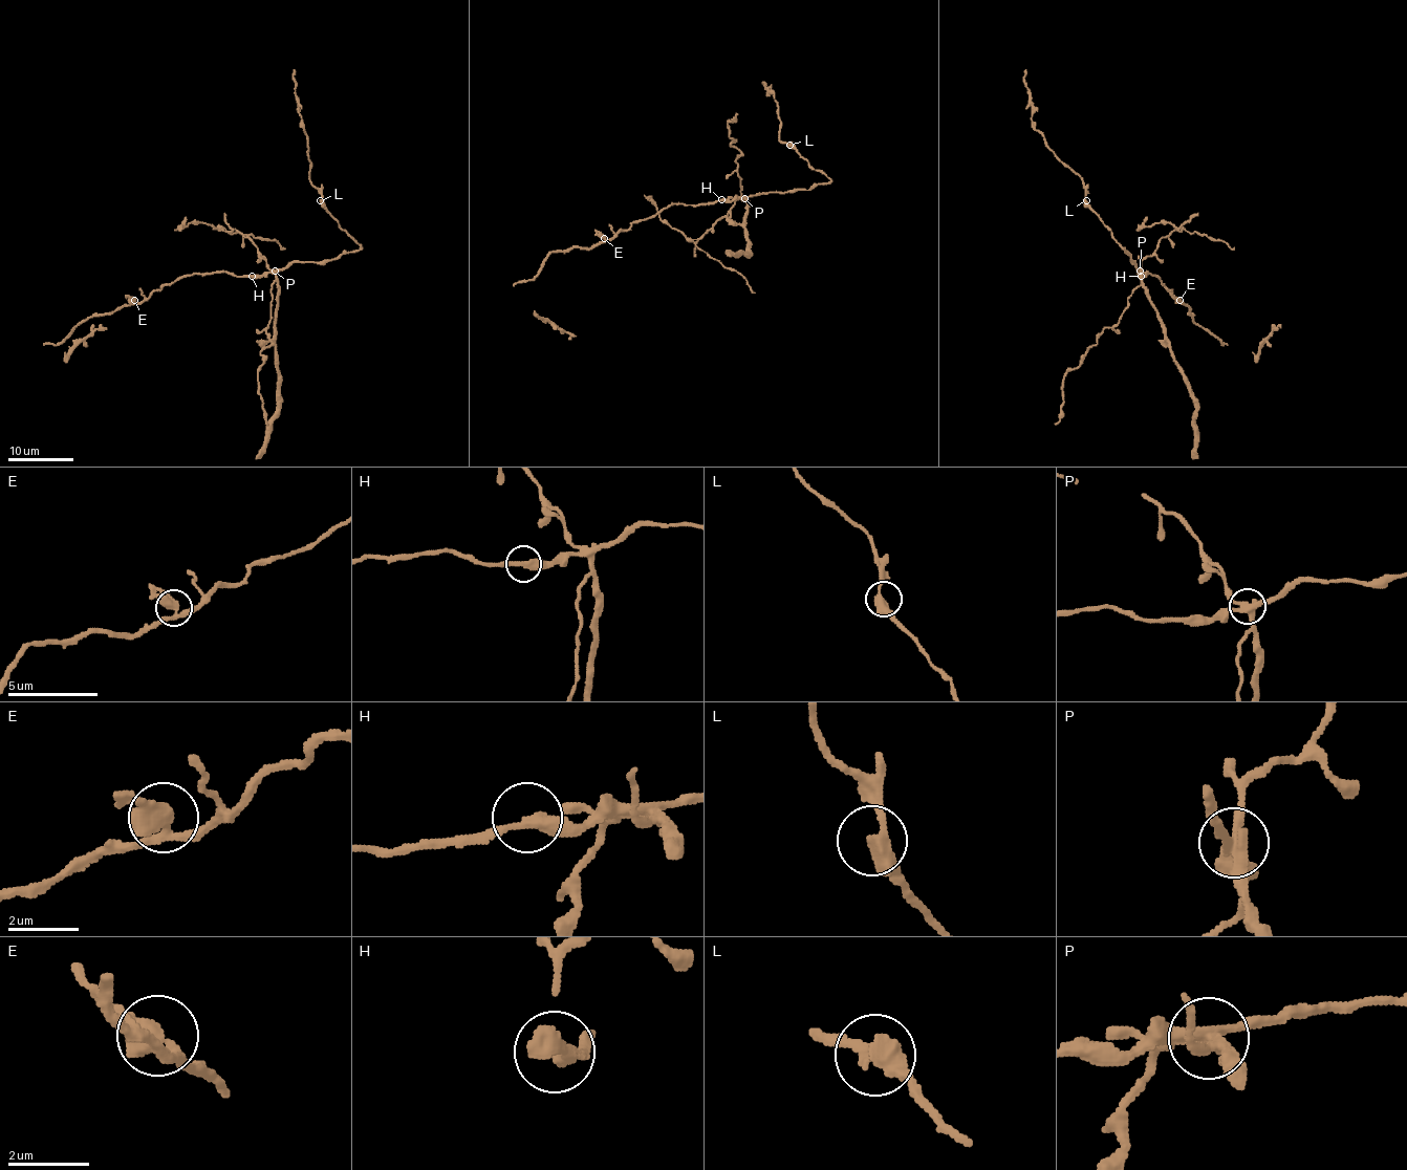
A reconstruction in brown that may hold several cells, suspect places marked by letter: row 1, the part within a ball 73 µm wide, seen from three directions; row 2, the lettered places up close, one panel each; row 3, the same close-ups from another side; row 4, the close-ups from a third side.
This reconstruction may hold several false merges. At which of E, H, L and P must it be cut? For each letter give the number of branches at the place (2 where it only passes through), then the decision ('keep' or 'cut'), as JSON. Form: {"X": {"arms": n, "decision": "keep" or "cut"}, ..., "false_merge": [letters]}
{"E": {"arms": 4, "decision": "keep"}, "H": {"arms": 2, "decision": "keep"}, "L": {"arms": 2, "decision": "keep"}, "P": {"arms": 4, "decision": "cut"}, "false_merge": ["P"]}

